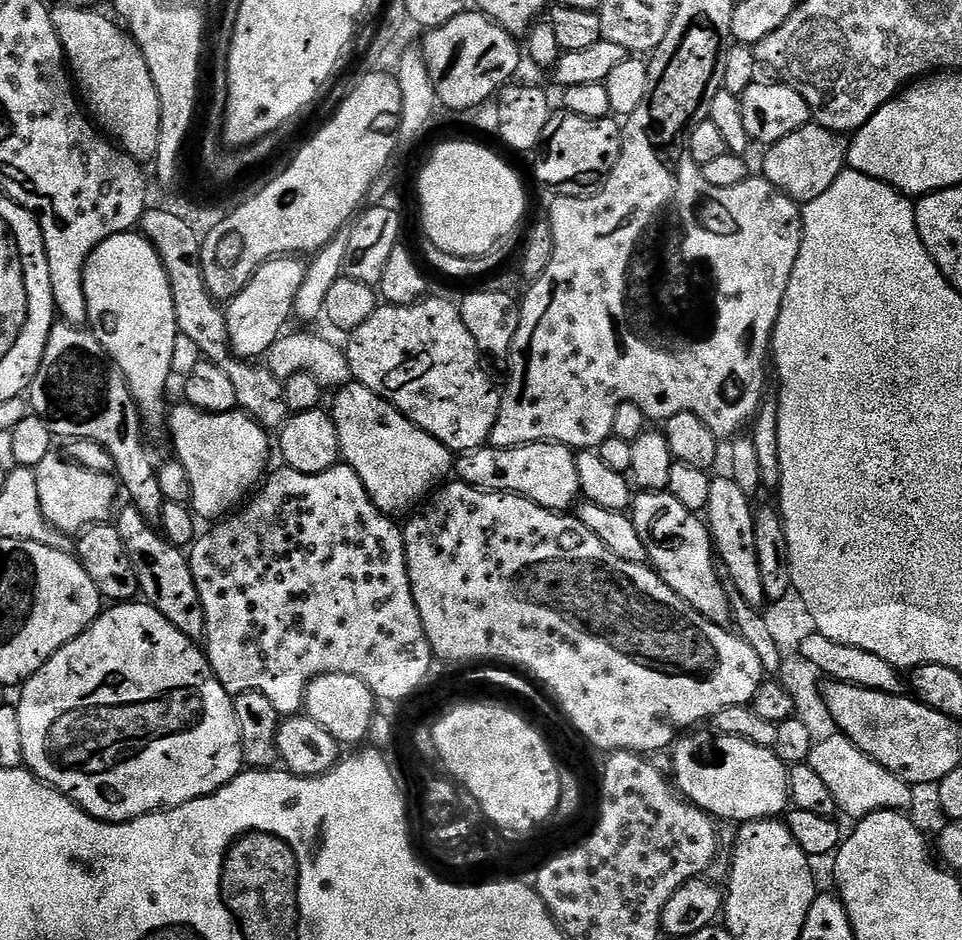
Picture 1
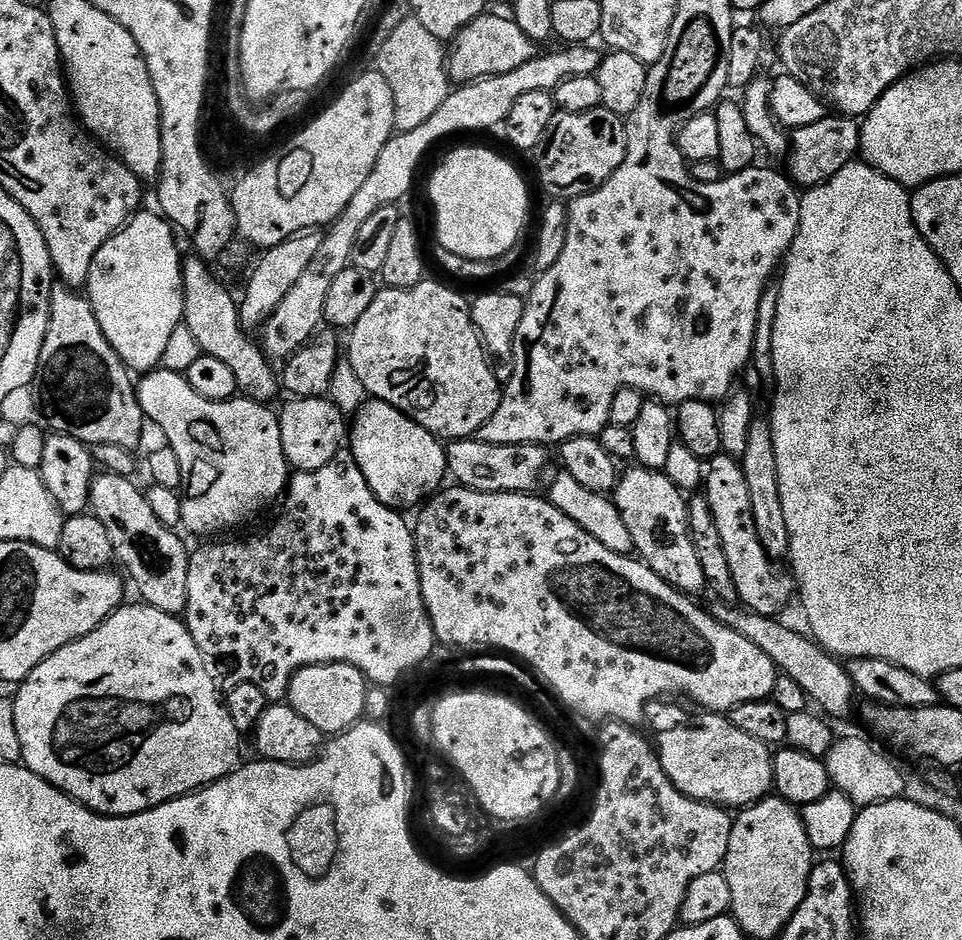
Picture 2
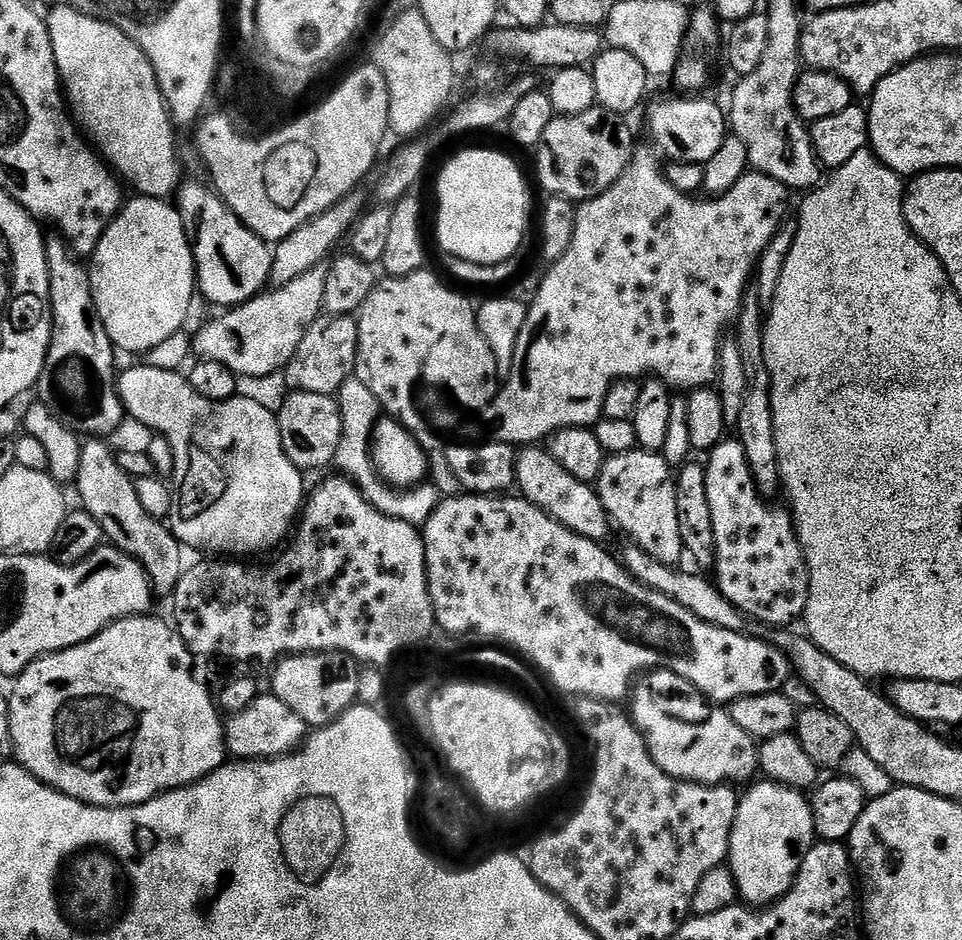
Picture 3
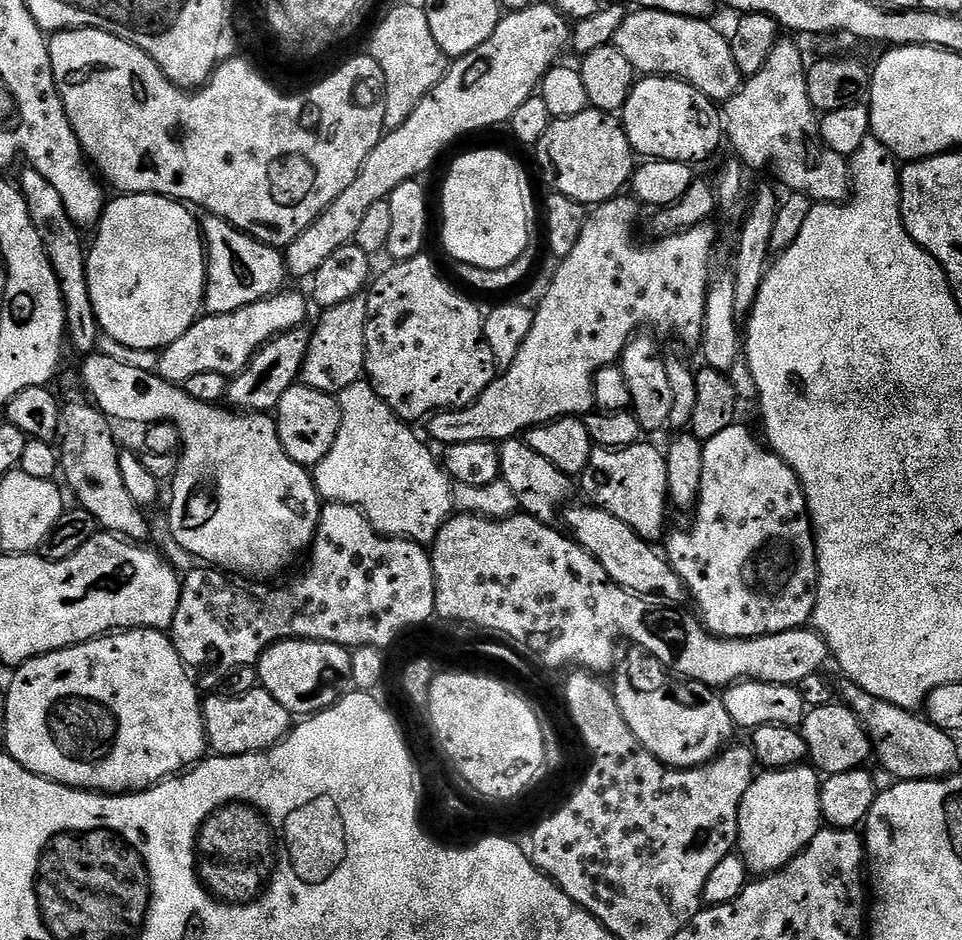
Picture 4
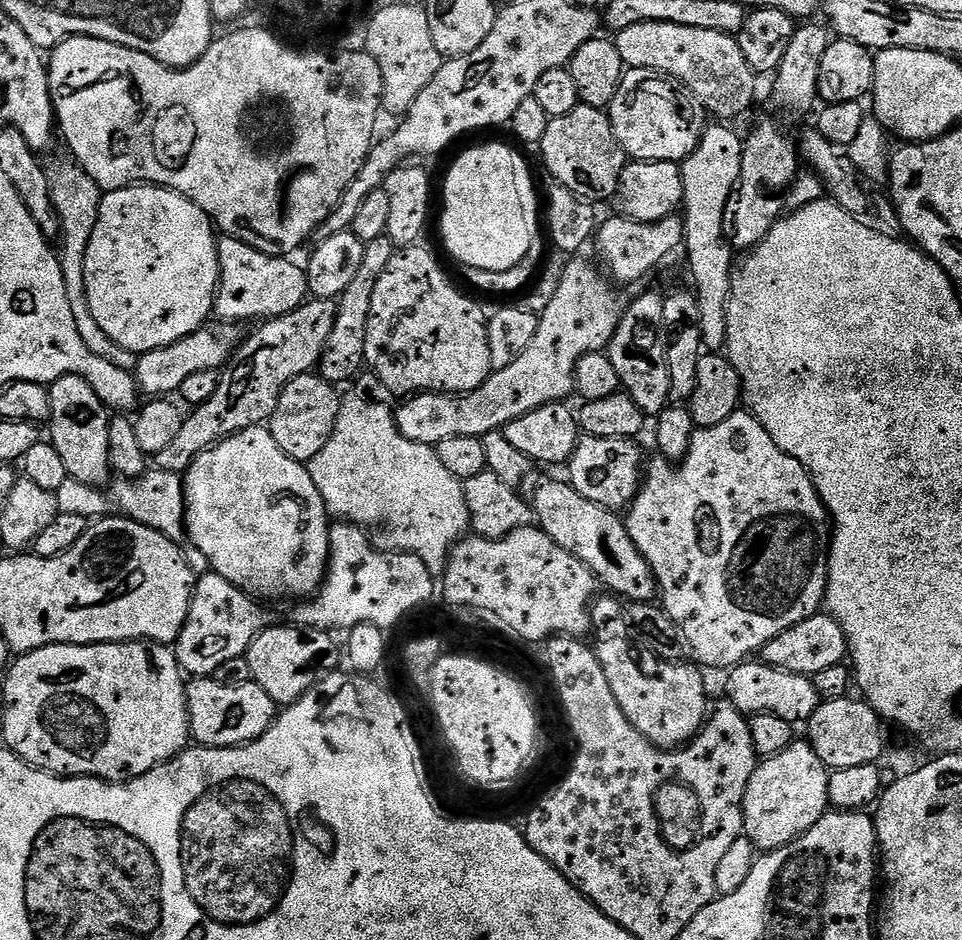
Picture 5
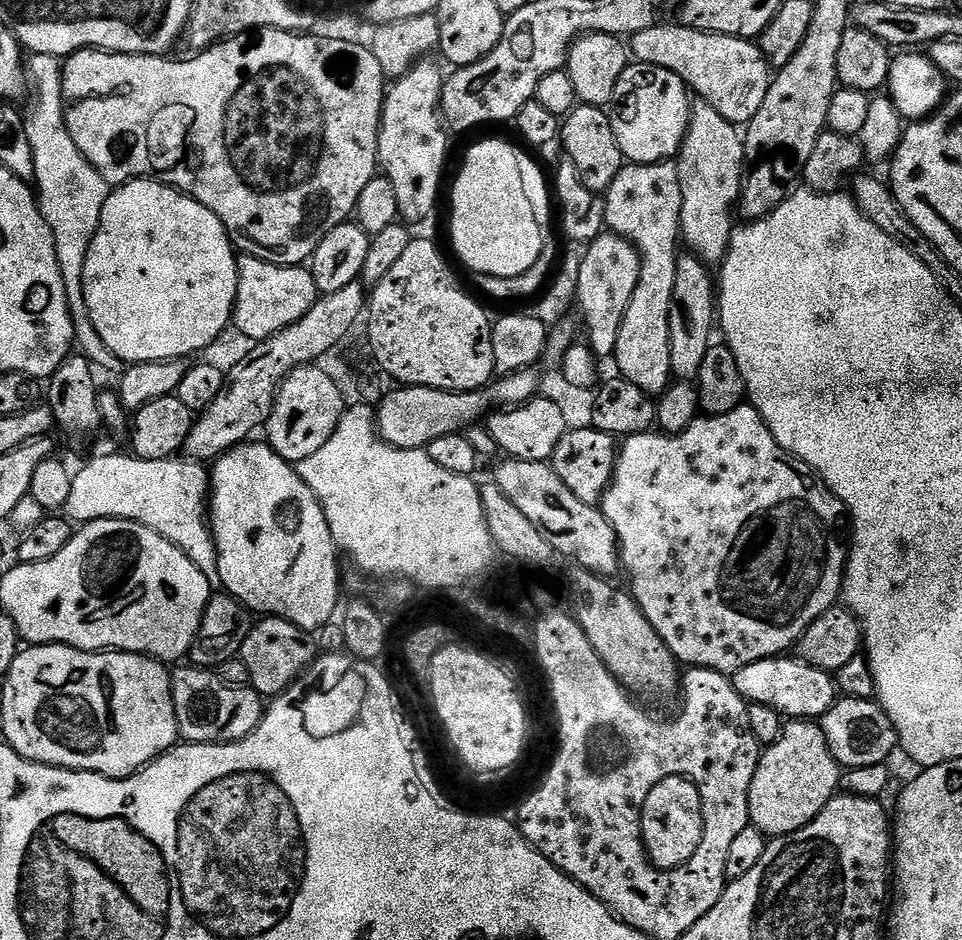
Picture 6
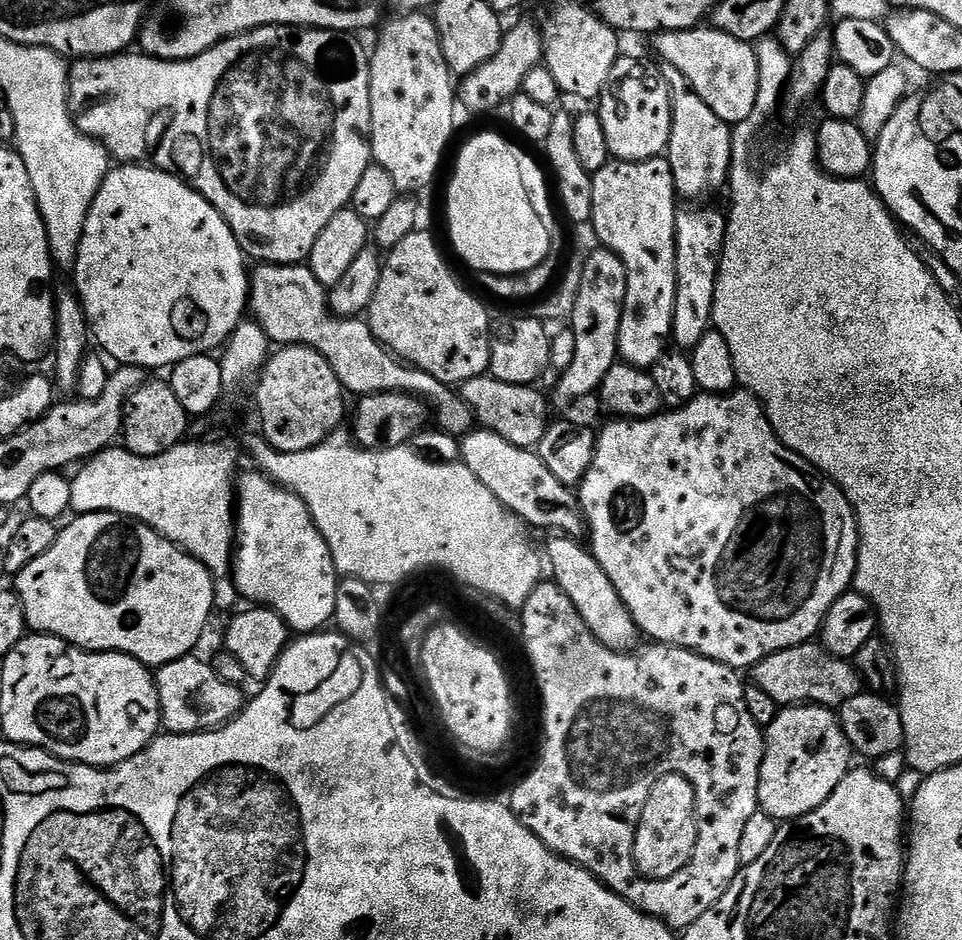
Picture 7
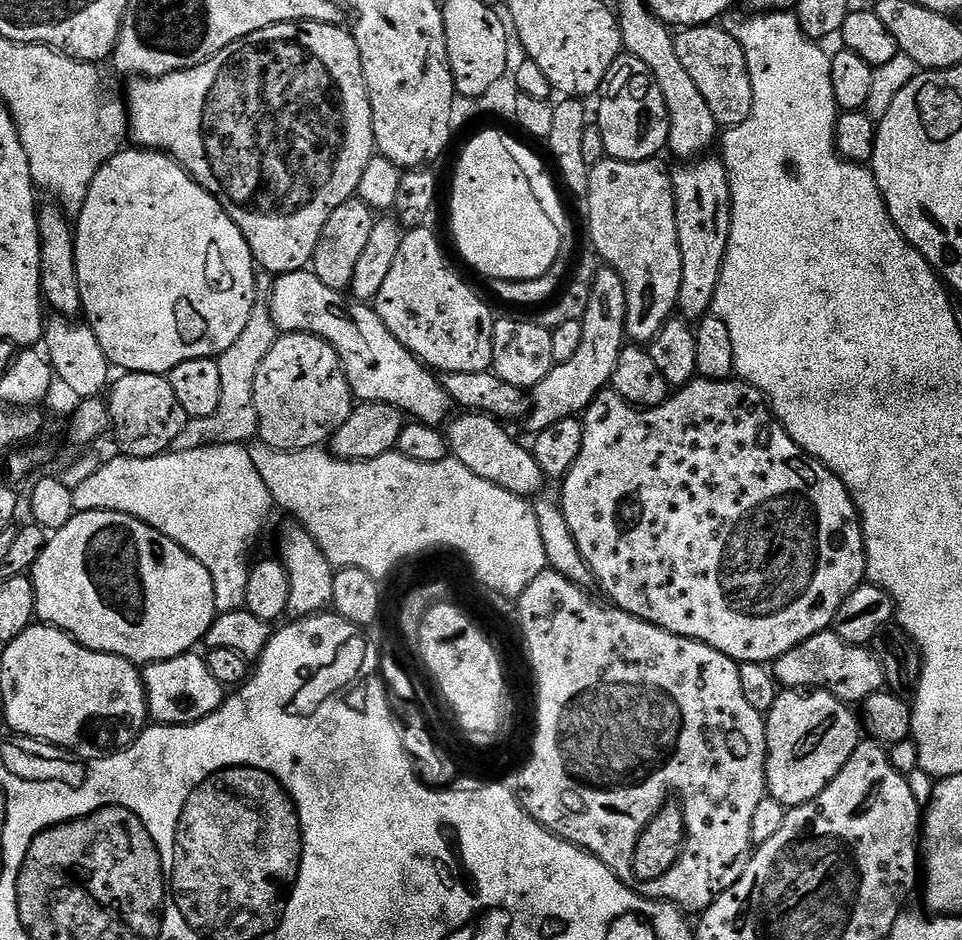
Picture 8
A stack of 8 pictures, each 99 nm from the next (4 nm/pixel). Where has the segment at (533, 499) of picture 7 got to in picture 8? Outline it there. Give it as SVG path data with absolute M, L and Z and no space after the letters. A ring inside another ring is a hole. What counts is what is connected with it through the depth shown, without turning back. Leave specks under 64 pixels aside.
M464 412L458 416L447 425L446 435L451 455L458 462L462 462L466 470L474 470L478 478L486 478L486 482L497 484L502 490L508 490L515 496L536 498L543 493L540 491L543 490L544 484L546 485L546 478L538 462L527 447L523 448L504 429L507 427L501 421L493 419L492 416L485 416L483 412Z

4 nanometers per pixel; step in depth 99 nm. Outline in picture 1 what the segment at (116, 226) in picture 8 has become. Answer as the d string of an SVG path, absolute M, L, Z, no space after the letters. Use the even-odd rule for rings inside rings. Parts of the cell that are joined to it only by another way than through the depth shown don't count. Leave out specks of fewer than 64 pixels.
M139 231L114 234L106 238L106 242L102 242L90 254L84 267L84 289L86 290L90 331L104 347L104 353L108 359L123 374L128 389L132 392L140 409L141 421L149 429L156 428L159 424L161 427L166 420L166 407L164 408L160 399L163 398L164 391L168 388L168 380L173 379L174 342L178 329L174 314L174 298L160 255Z

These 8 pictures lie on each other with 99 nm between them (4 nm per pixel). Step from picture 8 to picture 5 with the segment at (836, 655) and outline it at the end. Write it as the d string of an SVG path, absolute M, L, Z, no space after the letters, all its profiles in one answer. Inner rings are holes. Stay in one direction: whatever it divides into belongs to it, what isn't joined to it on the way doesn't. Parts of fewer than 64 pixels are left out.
M756 662L737 664L727 673L728 681L724 684L728 691L727 703L749 718L758 714L778 714L778 718L786 718L786 722L794 726L807 725L814 710L818 710L822 703L812 677L787 672L763 662L752 663Z

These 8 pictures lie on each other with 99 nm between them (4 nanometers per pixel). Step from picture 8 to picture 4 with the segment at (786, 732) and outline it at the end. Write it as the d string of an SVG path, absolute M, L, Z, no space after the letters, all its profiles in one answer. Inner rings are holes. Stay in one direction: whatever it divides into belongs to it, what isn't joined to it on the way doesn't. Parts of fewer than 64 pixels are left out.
M797 766L794 768L777 768L764 770L753 779L750 790L740 803L740 817L738 818L738 854L746 862L749 873L767 874L779 872L781 868L803 852L805 846L822 830L820 814L820 785L821 777L811 766Z

